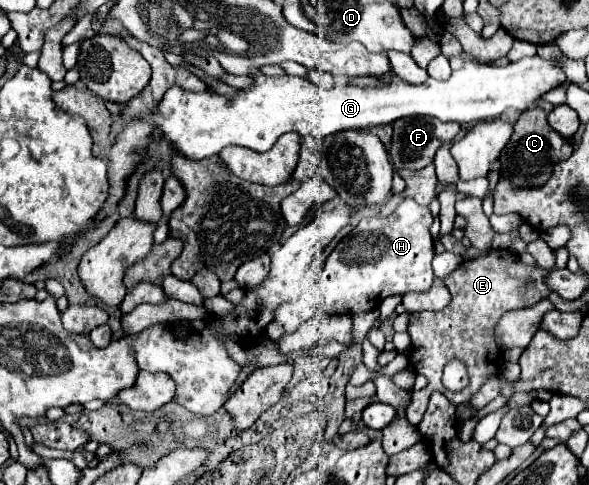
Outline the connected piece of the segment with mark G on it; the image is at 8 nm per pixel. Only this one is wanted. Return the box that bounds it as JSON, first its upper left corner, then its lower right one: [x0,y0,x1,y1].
[93,51,567,225]

